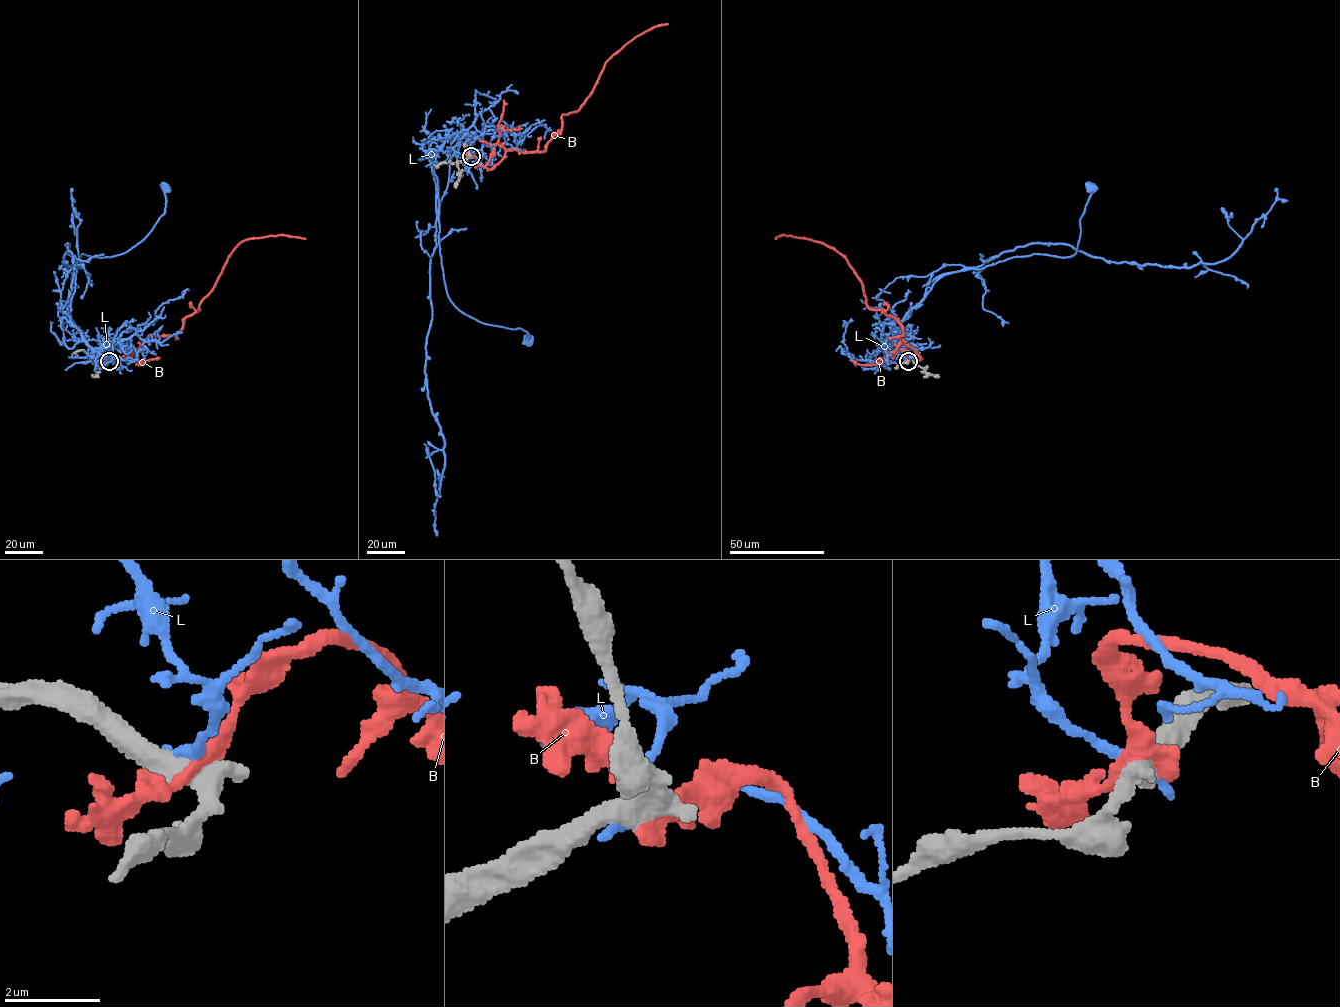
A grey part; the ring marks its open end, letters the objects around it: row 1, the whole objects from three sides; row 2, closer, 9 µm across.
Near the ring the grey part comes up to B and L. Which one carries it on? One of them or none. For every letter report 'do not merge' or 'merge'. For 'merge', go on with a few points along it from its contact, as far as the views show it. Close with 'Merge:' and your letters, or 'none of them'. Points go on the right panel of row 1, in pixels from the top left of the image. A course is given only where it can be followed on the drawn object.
B: do not merge
L: do not merge
Merge: none of them

